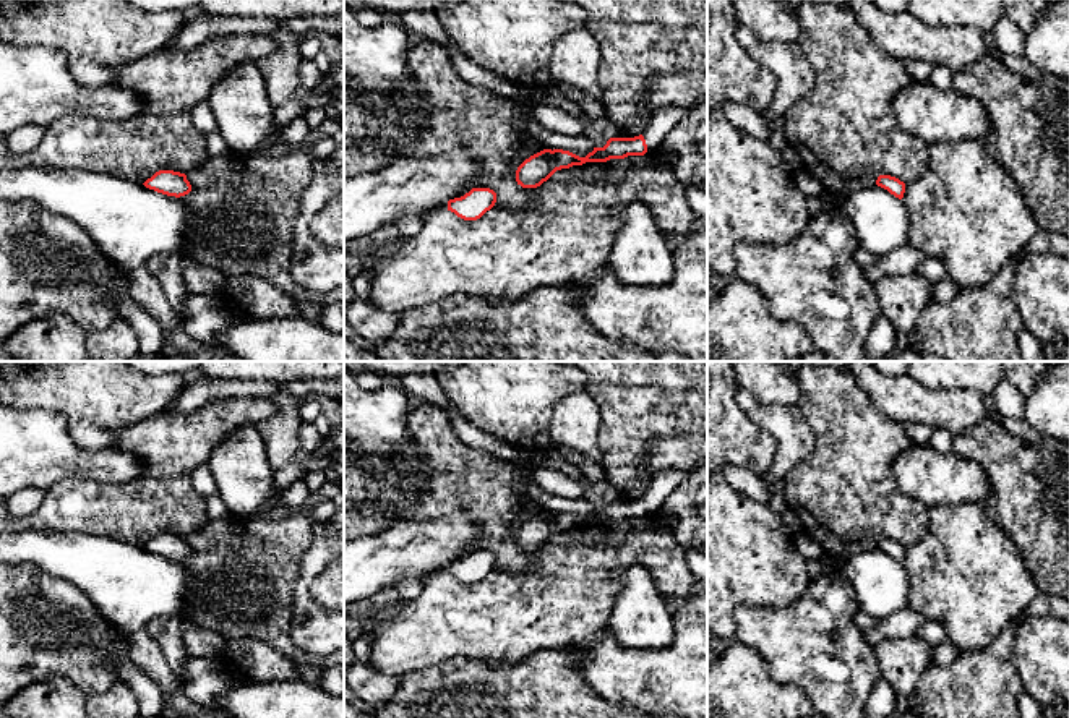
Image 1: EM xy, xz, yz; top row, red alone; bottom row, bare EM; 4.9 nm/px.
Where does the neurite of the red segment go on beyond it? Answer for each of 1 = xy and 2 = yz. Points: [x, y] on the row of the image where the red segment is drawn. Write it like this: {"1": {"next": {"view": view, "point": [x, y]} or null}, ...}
{"1": {"next": null}, "2": {"next": null}}

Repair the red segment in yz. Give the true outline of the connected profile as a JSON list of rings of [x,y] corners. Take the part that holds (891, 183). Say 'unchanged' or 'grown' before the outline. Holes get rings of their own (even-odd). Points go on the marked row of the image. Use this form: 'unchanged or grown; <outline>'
unchanged; [[[879,175],[876,185],[887,190],[895,198],[902,199],[905,193],[905,183],[891,175]]]

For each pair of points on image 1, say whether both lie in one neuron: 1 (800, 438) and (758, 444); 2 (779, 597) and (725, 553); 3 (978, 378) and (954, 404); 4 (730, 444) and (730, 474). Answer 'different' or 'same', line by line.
1: different
2: same
3: different
4: different

